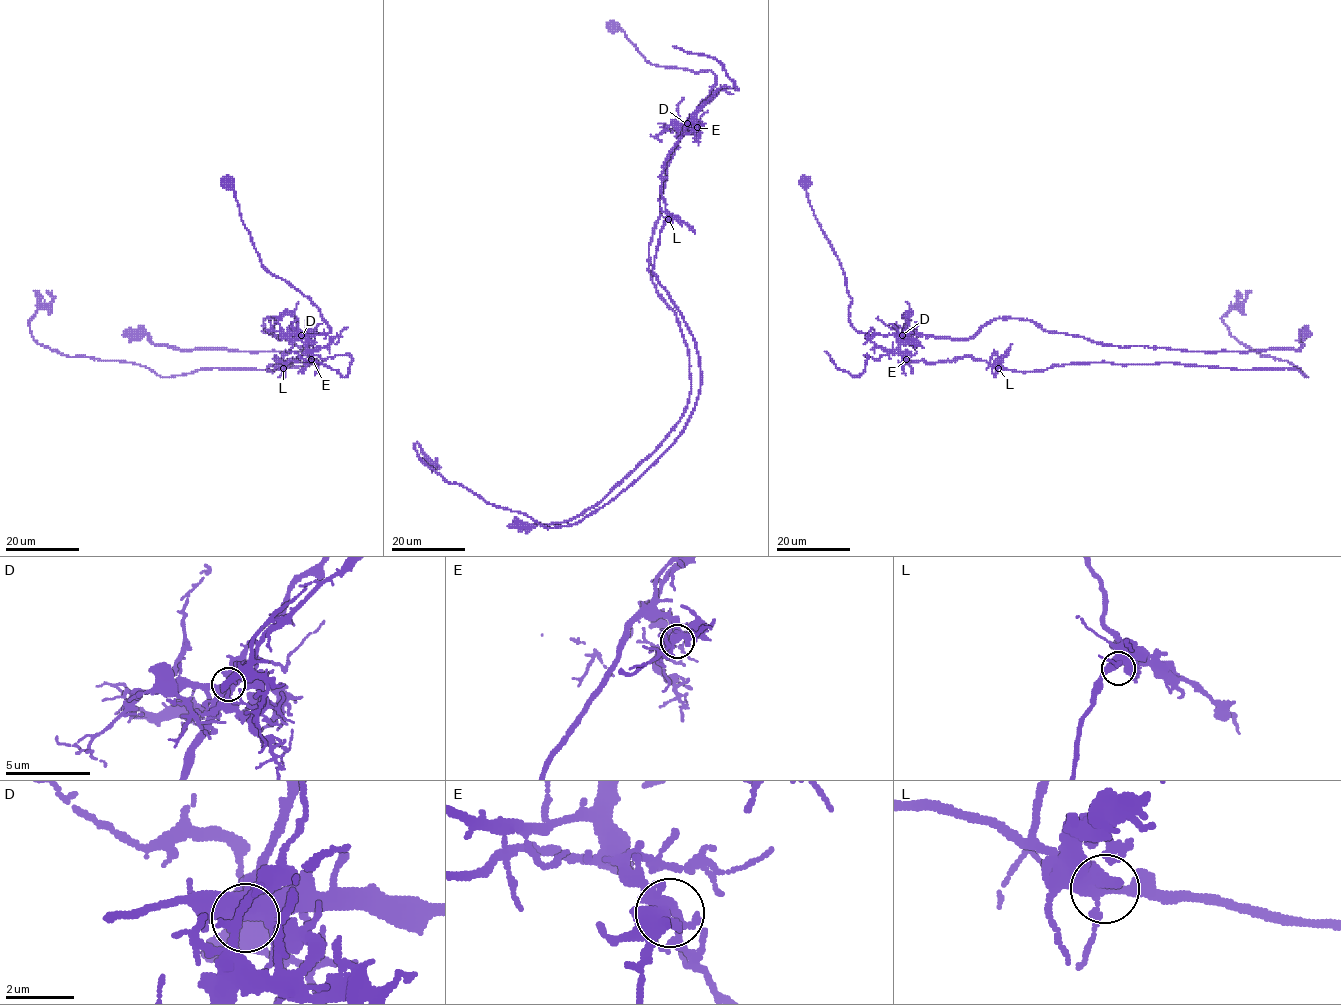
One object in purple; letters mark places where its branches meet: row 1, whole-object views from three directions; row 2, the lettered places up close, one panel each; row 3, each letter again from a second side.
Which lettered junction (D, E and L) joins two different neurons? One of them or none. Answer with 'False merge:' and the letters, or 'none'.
False merge: D

